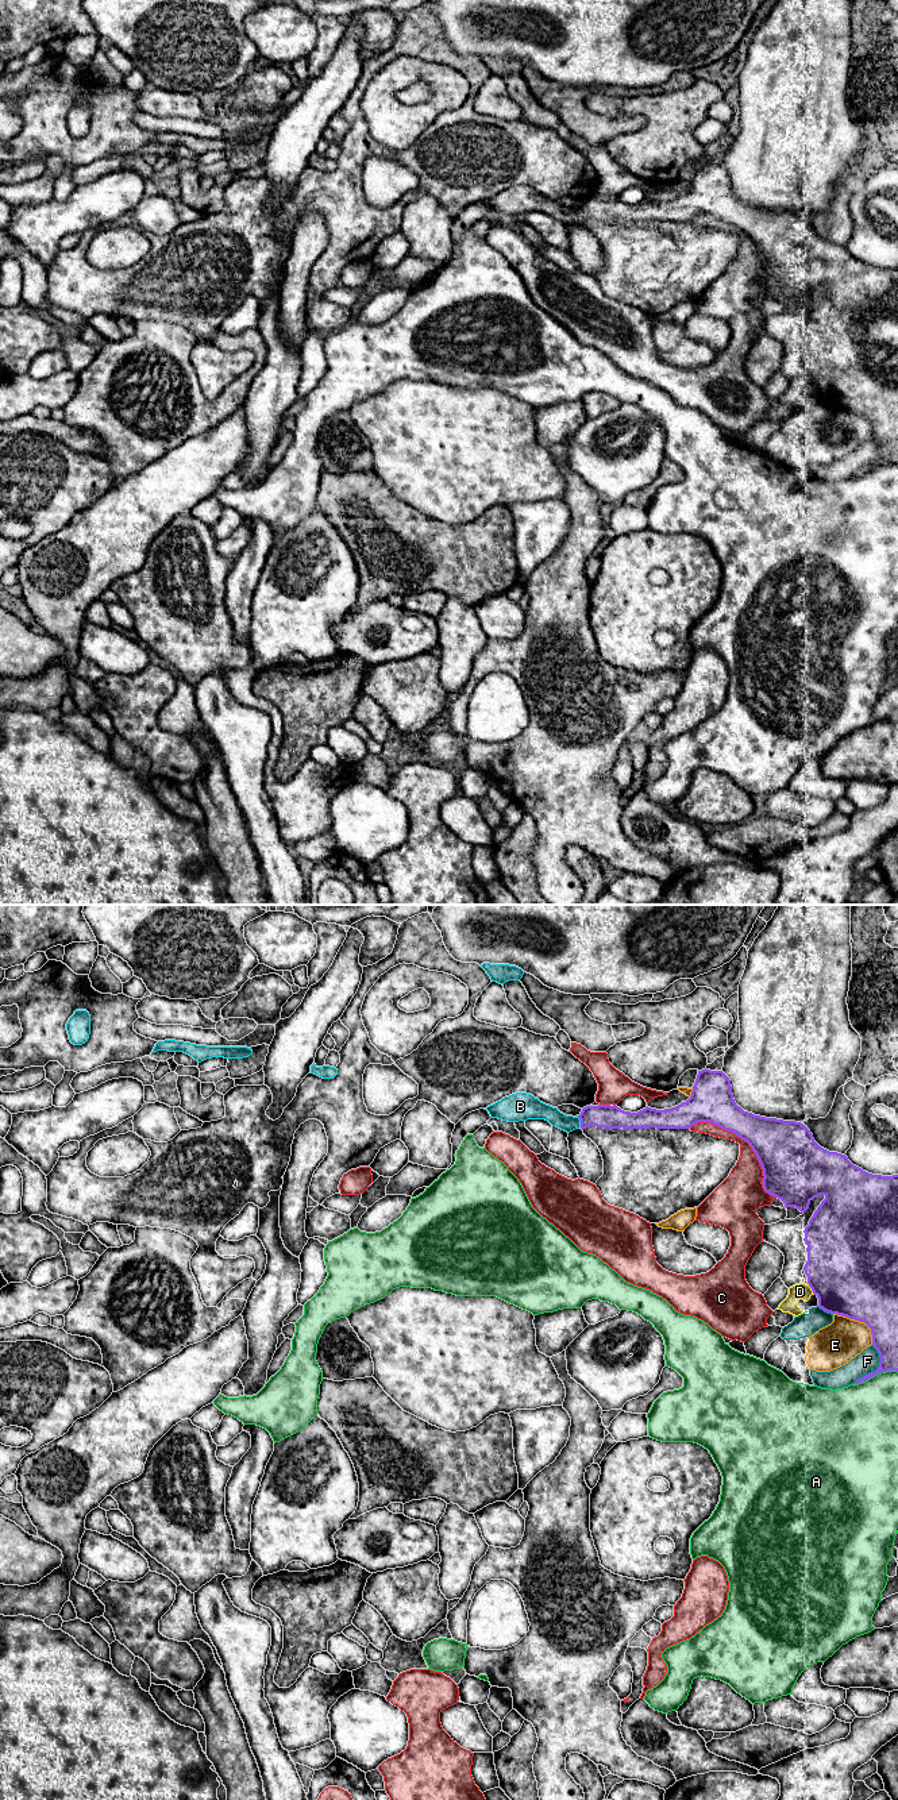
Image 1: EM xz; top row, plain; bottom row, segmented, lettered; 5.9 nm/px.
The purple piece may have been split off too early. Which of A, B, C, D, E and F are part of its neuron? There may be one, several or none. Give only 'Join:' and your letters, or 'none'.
Join: B

